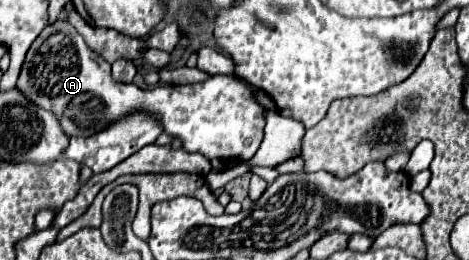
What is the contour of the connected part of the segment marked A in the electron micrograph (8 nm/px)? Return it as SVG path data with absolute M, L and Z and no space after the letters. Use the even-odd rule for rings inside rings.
M61 19L47 25L29 47L17 89L39 107L53 111L69 137L93 135L129 111L147 111L161 115L165 133L179 137L185 151L203 153L207 159L251 159L265 127L265 107L257 105L251 87L233 75L215 75L193 85L159 85L153 91L117 83L111 77L111 65L87 47L69 21Z

